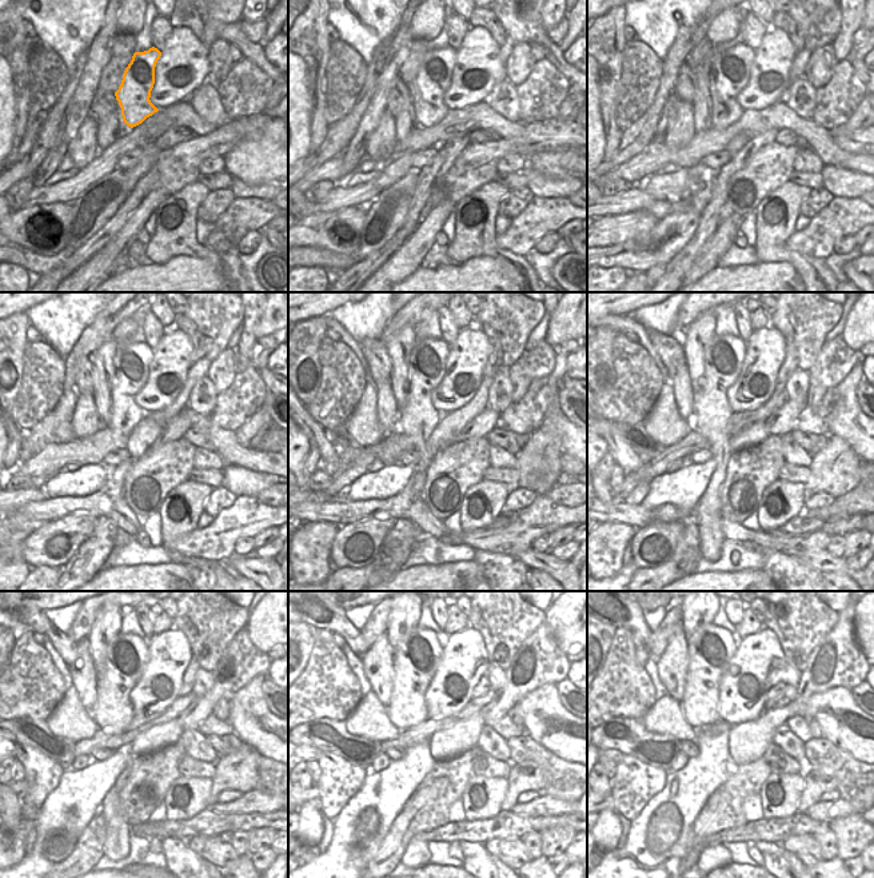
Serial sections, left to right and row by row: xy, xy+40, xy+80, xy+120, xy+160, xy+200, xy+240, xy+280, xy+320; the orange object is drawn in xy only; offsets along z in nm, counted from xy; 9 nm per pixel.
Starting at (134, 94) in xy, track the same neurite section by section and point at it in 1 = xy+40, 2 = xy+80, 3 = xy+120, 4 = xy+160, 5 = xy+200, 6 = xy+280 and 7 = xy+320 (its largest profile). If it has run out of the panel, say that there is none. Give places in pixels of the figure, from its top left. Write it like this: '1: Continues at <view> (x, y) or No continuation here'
1: Continues at xy+40 (435, 74)
2: Continues at xy+80 (730, 75)
3: Continues at xy+120 (131, 363)
4: Continues at xy+160 (418, 418)
5: Continues at xy+200 (723, 358)
6: Continues at xy+280 (415, 661)
7: Continues at xy+320 (710, 649).

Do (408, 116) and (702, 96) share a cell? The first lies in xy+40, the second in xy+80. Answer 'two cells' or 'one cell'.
one cell

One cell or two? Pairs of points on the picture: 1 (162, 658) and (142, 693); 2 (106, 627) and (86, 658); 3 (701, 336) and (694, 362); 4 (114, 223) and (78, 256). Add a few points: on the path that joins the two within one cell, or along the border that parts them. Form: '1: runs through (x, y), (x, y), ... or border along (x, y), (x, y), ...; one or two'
1: runs through (162, 666), (144, 685); one
2: border along (86, 638), (96, 677); two
3: runs through (697, 343), (694, 346), (694, 355); one
4: runs through (104, 232), (87, 250); one

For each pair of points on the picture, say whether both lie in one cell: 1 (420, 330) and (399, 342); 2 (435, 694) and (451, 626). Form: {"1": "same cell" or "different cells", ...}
{"1": "different cells", "2": "different cells"}

